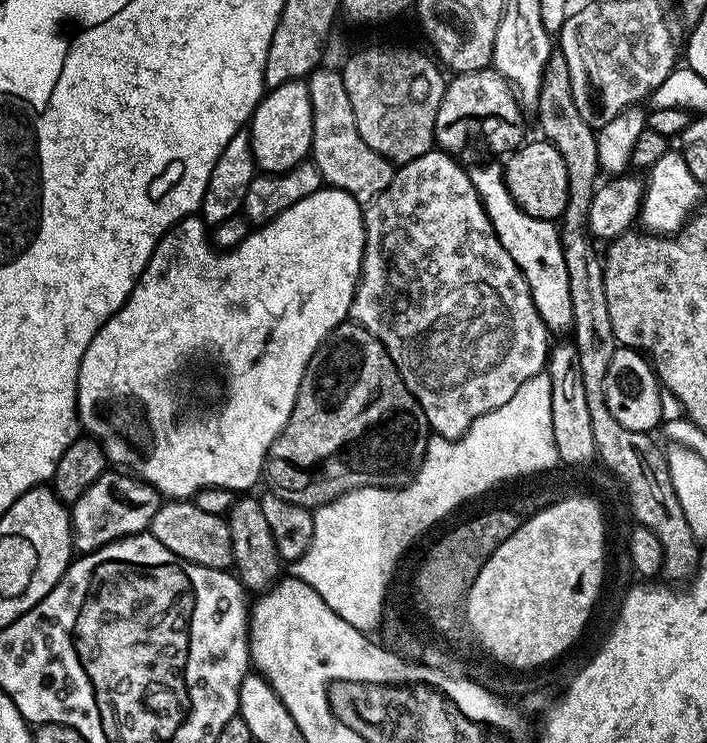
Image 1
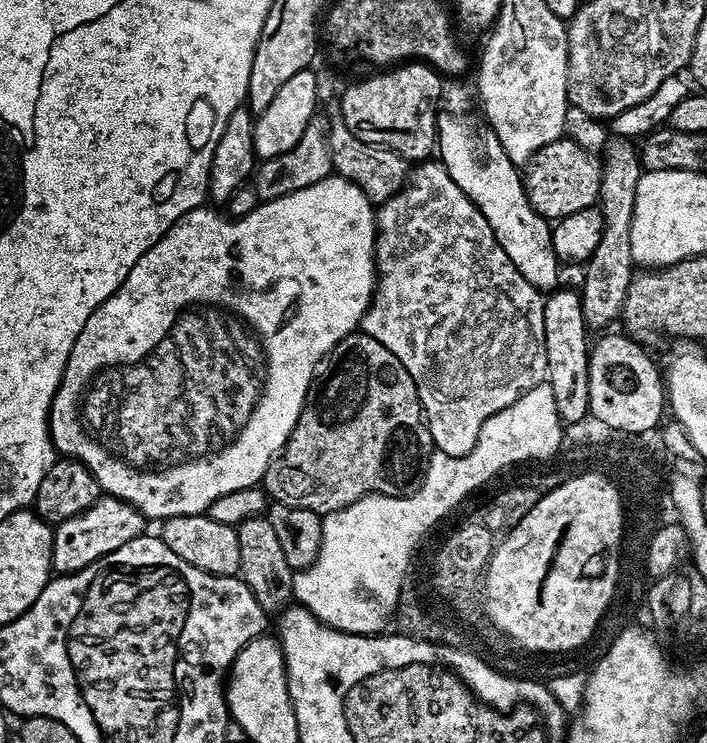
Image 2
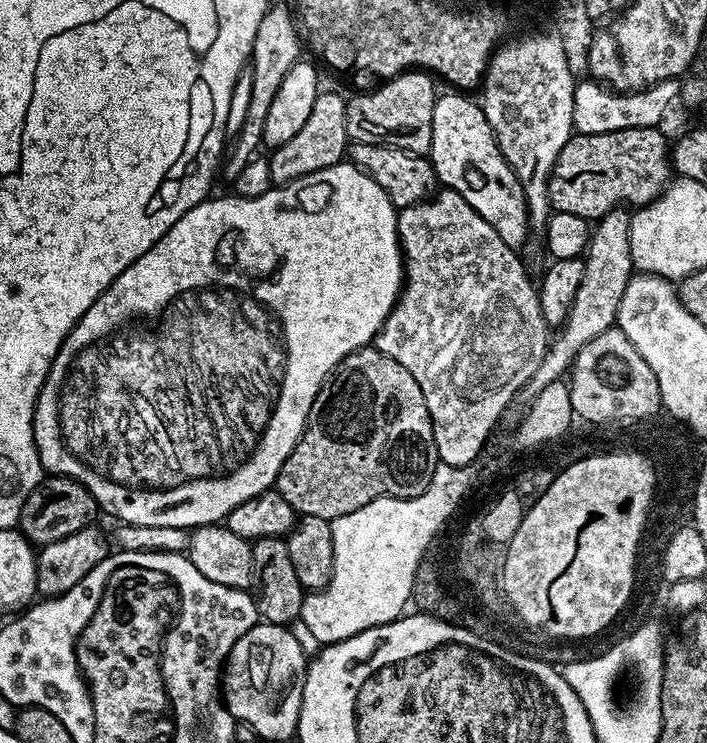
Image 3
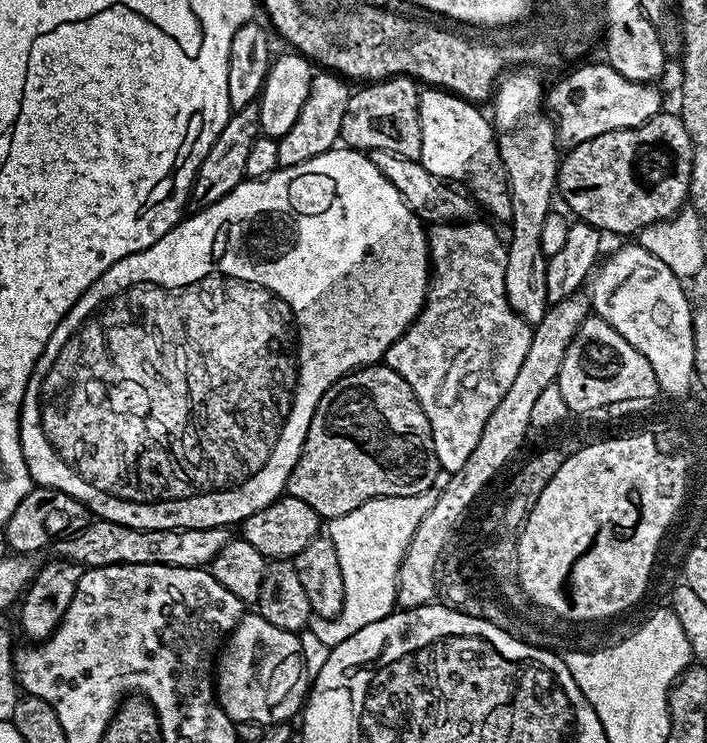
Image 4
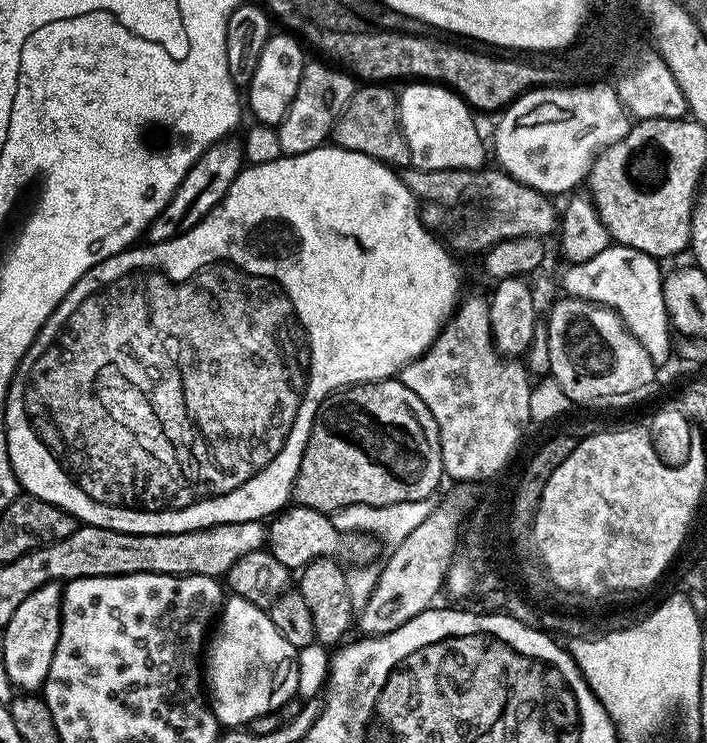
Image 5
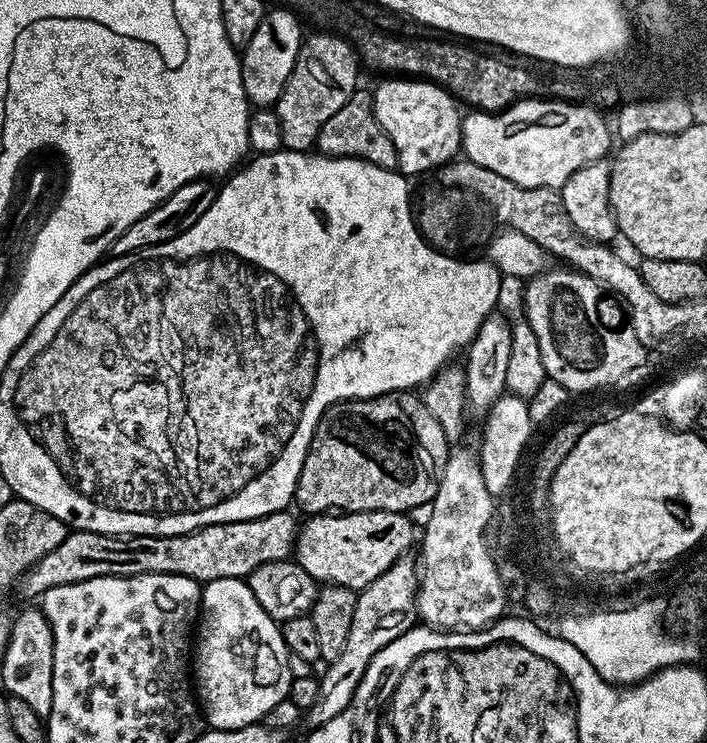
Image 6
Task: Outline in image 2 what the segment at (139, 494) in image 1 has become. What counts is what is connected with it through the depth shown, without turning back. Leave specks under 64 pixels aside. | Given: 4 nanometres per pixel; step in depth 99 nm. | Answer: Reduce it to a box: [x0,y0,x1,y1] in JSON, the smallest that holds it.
[52,495,146,574]

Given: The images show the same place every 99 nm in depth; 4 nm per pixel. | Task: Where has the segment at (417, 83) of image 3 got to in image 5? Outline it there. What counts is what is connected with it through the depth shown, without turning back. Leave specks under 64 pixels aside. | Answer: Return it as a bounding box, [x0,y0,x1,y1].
[331,82,411,170]

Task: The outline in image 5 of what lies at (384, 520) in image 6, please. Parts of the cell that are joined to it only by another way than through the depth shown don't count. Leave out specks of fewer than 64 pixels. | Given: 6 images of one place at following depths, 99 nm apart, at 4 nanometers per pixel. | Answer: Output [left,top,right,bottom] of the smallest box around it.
[267,507,380,570]

